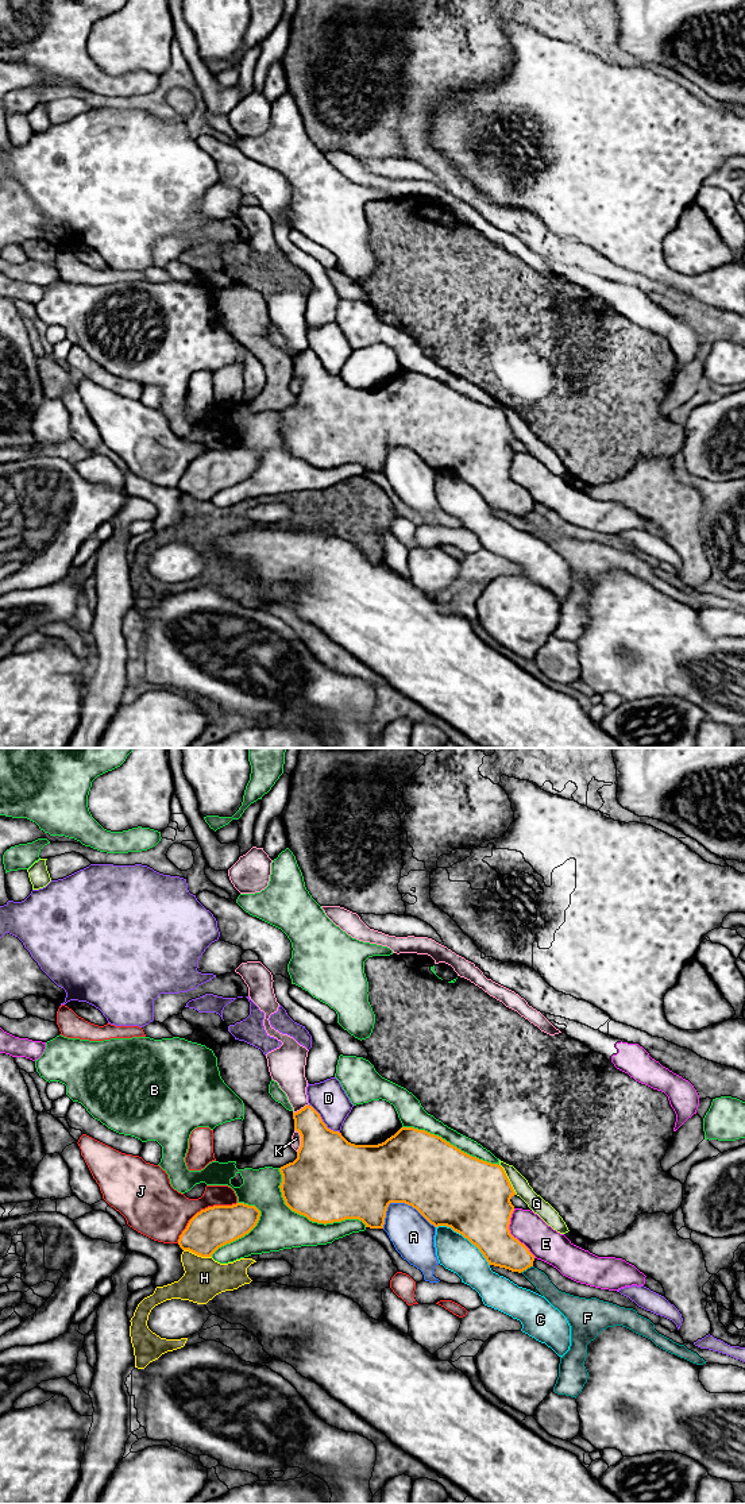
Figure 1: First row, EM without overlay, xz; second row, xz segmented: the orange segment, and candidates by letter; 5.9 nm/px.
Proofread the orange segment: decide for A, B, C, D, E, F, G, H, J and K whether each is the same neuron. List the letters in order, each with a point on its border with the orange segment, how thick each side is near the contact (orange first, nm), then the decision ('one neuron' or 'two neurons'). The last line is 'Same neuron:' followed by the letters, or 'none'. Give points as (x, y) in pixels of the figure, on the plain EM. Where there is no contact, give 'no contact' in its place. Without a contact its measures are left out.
A: contact xz (402, 446); calibres 440 and 260 nm; two neurons
B: contact xz (308, 462); calibres 480 and 260 nm; two neurons
C: contact xz (466, 481); calibres 440 and 220 nm; two neurons
D: contact xz (321, 365); calibres 360 and 200 nm; two neurons
E: contact xz (510, 478); calibres 380 and 200 nm; two neurons
F: contact xz (525, 513); calibres 220 and 100 nm; two neurons
G: contact xz (508, 423); calibres 440 and 100 nm; two neurons
H: contact xz (197, 498); calibres 240 and 240 nm; two neurons
J: contact xz (201, 454); calibres 240 and 320 nm; two neurons
K: contact xz (301, 385); calibres 440 and 60 nm; two neurons
Same neuron: none

